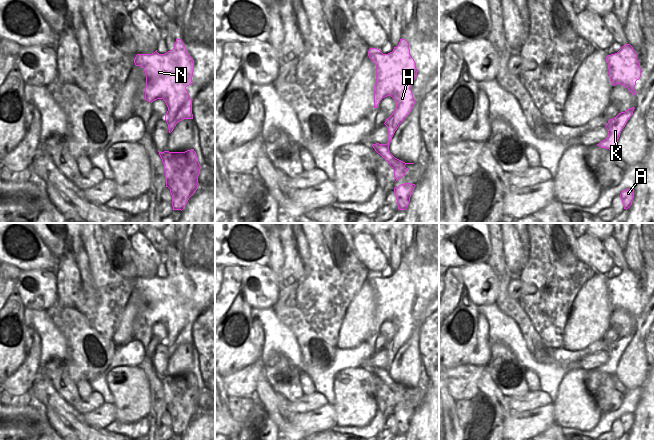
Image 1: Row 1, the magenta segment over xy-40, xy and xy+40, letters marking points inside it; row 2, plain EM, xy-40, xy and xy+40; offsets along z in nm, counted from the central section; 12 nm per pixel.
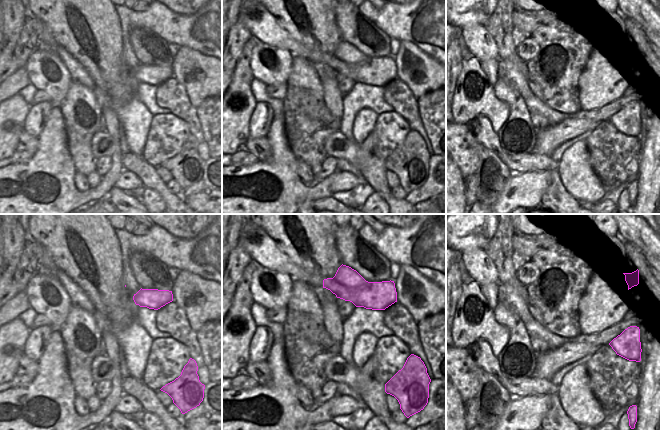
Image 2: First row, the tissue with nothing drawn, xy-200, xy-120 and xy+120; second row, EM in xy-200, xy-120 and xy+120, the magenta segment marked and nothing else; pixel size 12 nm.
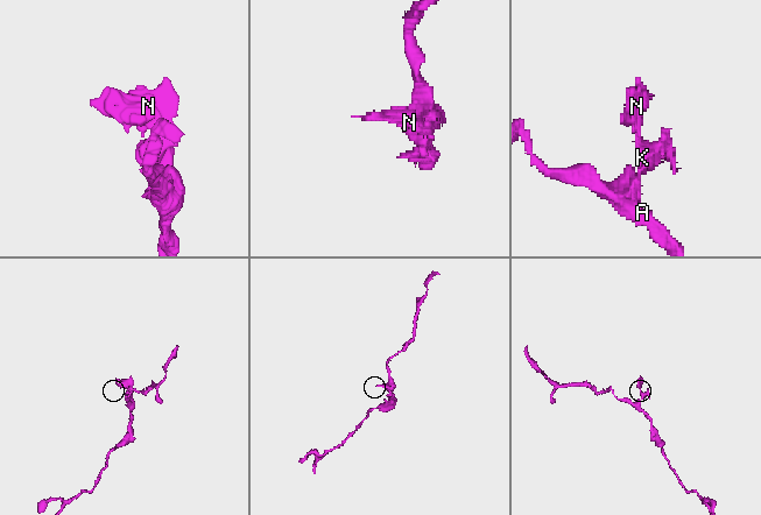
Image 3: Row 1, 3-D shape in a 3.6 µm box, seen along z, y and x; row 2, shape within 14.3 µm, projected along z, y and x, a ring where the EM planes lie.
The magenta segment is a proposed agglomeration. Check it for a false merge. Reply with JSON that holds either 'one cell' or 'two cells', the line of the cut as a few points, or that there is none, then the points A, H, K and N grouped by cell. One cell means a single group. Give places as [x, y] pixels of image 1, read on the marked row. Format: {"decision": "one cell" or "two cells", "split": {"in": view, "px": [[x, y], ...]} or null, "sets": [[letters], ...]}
{"decision": "two cells", "split": {"in": "xy", "px": [[373, 145], [386, 145], [388, 147]]}, "sets": [["A"], ["H", "K", "N"]]}

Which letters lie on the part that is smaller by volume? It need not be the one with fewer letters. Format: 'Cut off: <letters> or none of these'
Cut off: H, K, N

